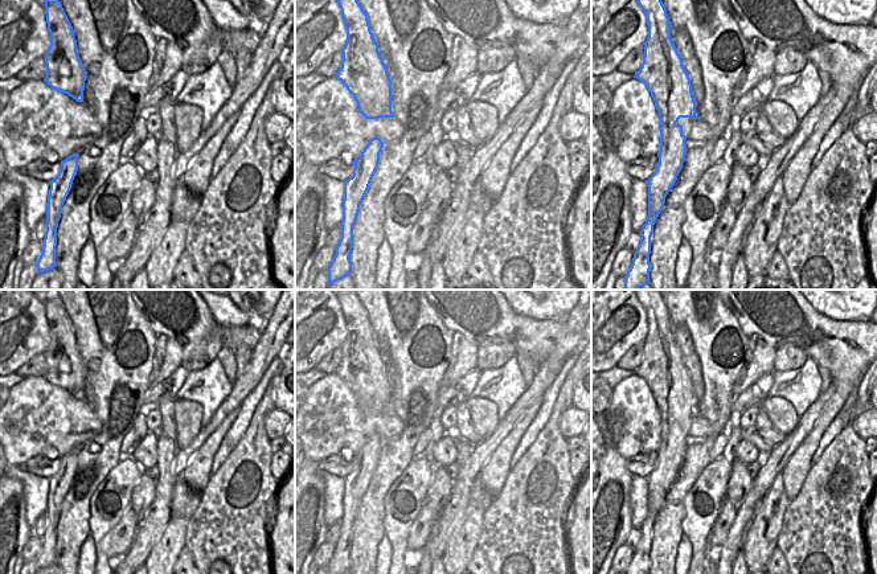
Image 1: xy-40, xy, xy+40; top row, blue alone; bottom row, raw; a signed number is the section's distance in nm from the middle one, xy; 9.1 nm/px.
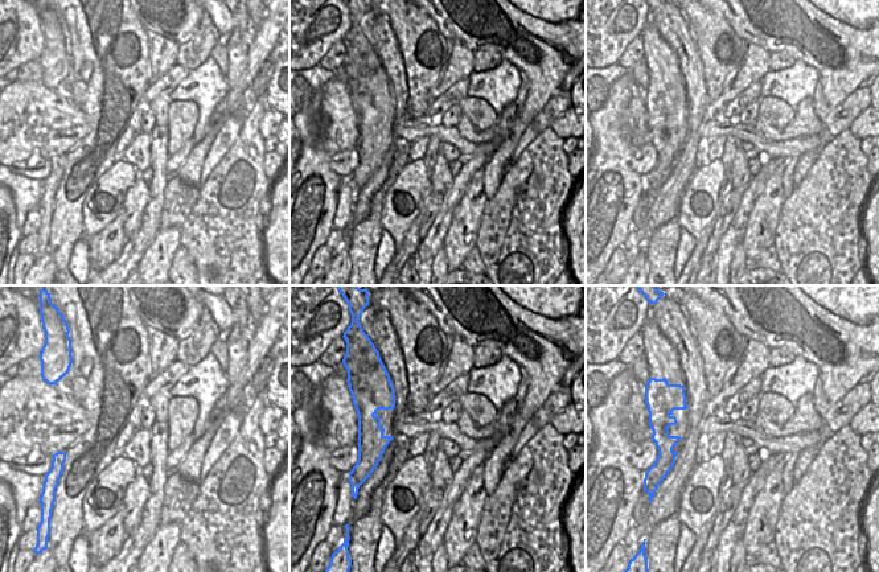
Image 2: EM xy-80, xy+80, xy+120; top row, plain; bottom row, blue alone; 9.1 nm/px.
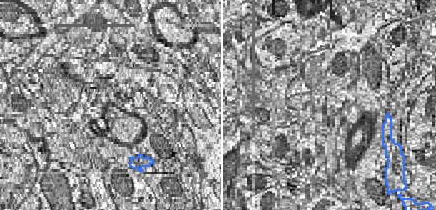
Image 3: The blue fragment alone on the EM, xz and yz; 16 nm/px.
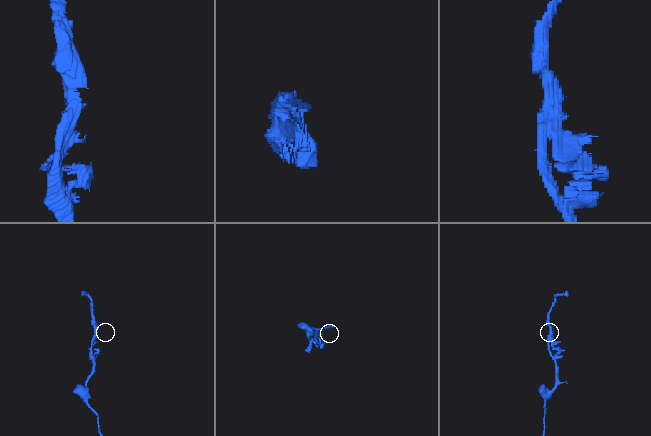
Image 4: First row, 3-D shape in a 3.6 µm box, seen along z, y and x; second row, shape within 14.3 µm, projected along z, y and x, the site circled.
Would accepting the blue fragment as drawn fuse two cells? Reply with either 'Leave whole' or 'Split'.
Split

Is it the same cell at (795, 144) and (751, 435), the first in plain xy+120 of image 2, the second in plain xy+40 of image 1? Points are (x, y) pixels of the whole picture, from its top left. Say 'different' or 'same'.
same

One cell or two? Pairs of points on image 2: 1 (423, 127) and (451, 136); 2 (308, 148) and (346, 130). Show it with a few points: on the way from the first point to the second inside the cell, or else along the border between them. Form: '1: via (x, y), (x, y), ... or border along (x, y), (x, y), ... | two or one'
1: via (430, 127), (444, 134) | one
2: border along (321, 110), (327, 119), (323, 147), (332, 155) | two

